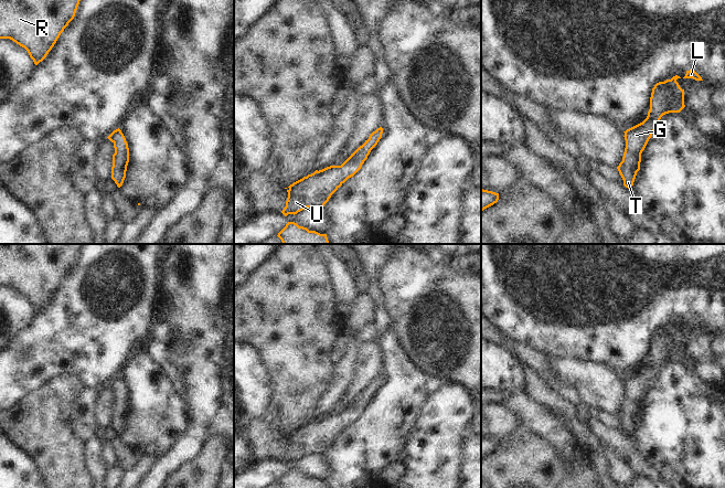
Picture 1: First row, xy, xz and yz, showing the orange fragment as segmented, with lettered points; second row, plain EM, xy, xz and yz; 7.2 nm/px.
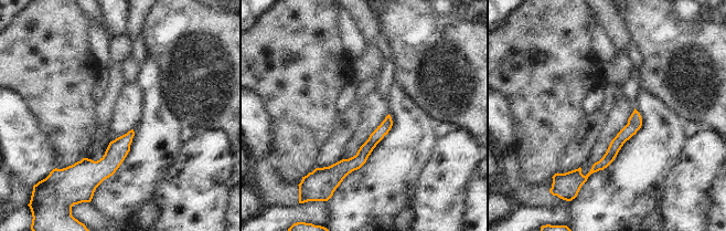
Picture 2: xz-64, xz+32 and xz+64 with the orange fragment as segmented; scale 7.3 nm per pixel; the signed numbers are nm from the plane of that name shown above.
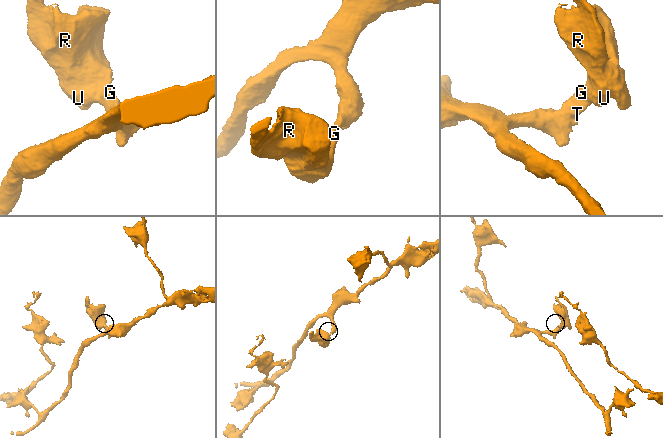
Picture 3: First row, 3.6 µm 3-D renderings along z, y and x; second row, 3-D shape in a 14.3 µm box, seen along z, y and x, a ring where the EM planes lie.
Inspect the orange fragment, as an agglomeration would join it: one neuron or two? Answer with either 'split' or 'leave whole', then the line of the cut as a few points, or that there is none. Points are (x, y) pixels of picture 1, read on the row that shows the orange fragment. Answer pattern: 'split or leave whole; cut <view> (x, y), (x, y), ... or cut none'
leave whole; cut none

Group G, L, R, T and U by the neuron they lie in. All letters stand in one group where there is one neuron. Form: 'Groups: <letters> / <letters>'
Groups: G L R T U.

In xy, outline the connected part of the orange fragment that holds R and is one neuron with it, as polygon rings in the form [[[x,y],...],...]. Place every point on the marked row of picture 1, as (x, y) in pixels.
[[[0,0],[0,39],[10,39],[24,47],[34,64],[42,62],[68,23],[74,19],[81,0]]]

